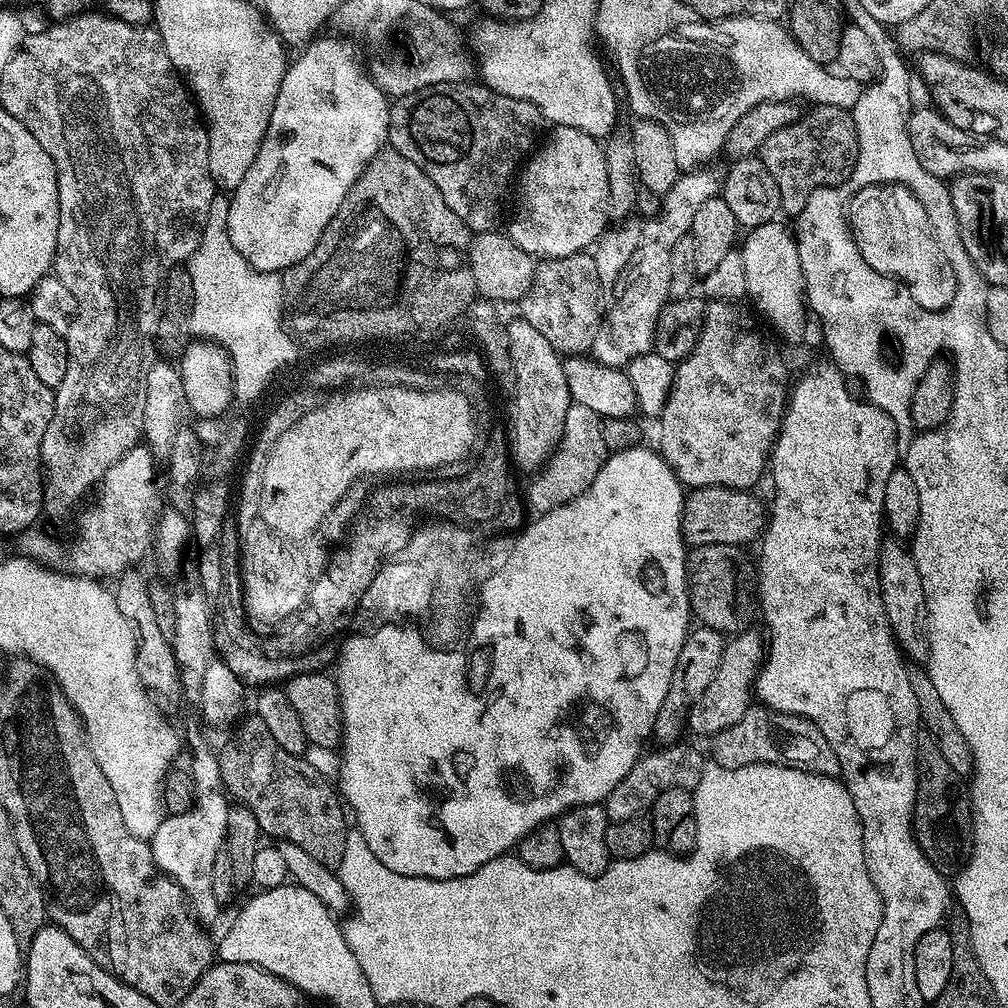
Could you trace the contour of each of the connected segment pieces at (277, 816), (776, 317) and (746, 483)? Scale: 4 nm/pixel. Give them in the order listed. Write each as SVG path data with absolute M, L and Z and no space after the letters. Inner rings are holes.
M248 714L243 718L248 724L241 719L239 722L244 728L236 724L240 732L232 728L229 740L218 748L220 779L227 795L254 814L265 837L273 836L276 839L273 841L302 846L306 854L318 858L327 868L340 865L350 831L350 824L344 821L346 808L341 793L308 758L286 754L286 750L274 742L260 716Z
M772 221L751 229L740 250L746 270L747 290L753 305L761 317L774 326L775 330L790 342L801 343L805 334L808 315L805 293L805 276L802 274L800 251L793 233Z
M731 300L707 301L703 331L694 336L696 345L692 353L681 364L675 365L672 389L658 418L658 451L681 485L691 489L706 485L722 485L744 491L753 489L769 467L772 445L784 419L784 409L790 395L790 379L784 356L779 346L760 329L761 321L757 313L751 307L743 308L742 305Z

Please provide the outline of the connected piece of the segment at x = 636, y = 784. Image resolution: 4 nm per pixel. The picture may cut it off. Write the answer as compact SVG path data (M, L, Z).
M682 745L660 746L657 752L648 750L641 755L630 770L630 774L626 774L626 778L622 778L622 782L618 782L618 786L614 786L614 790L610 790L608 797L602 801L603 810L608 815L609 821L625 820L651 809L658 794L667 788L695 789L705 761L694 749Z

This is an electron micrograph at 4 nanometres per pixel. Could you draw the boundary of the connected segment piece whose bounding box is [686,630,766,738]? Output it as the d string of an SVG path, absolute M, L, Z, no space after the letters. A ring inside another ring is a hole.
M754 631L737 632L725 643L722 663L714 673L714 679L710 682L710 686L706 686L705 692L696 698L686 715L686 724L690 732L692 730L696 734L712 738L732 727L734 722L738 722L738 718L742 718L742 714L746 714L750 706L750 681L755 679L766 654L761 633L759 636Z

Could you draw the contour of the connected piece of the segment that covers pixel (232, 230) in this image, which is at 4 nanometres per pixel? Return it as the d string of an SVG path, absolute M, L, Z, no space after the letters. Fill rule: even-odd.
M320 34L309 40L307 44L303 45L301 52L304 53L293 64L291 61L285 67L282 88L278 90L278 98L274 102L274 114L270 114L270 126L266 130L266 138L254 158L249 172L246 173L246 178L242 178L242 183L237 188L231 189L230 192L228 233L230 242L234 242L234 250L238 250L238 254L242 254L242 258L246 258L246 262L250 262L250 266L277 274L282 273L292 264L302 262L306 258L306 254L310 254L310 250L314 250L314 246L318 244L318 238L322 238L326 226L330 226L330 218L334 218L334 214L338 214L338 206L342 206L346 194L350 194L354 182L358 182L358 178L364 173L365 166L380 153L381 148L388 144L389 97L385 96L384 91L376 85L366 64L364 68L363 62L356 57L356 48L350 41L343 40L340 36L324 35Z

